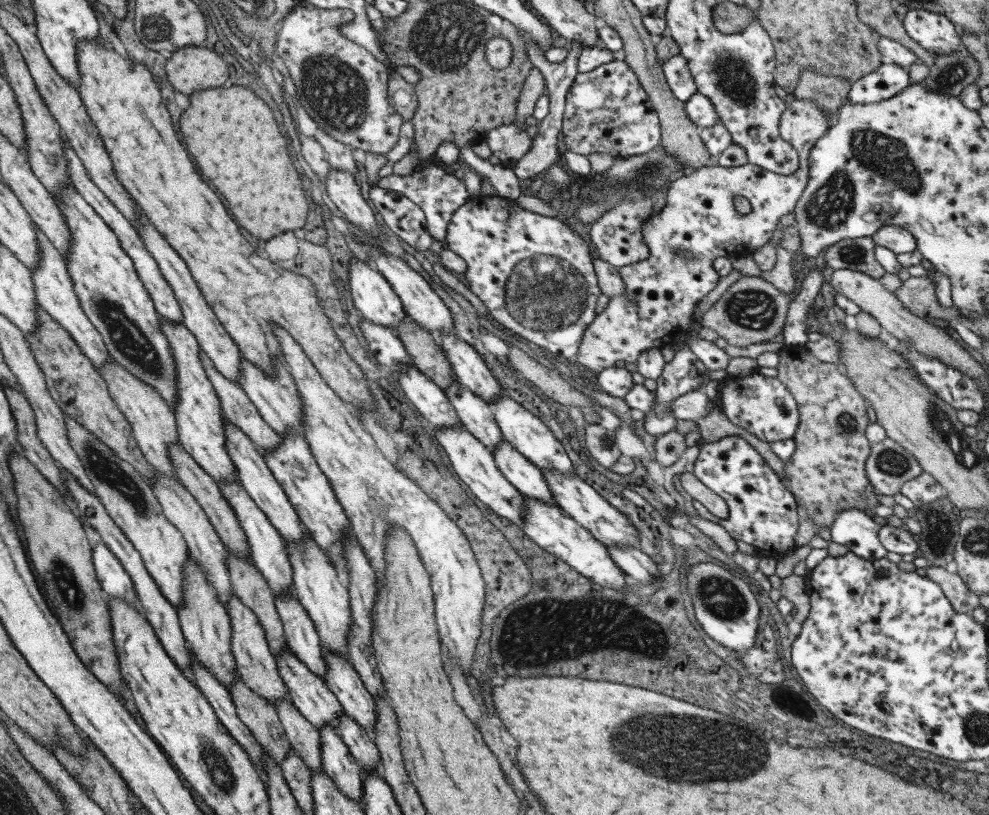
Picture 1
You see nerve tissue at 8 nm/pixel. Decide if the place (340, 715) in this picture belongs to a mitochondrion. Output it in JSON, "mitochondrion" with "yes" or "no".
{"mitochondrion":"no"}

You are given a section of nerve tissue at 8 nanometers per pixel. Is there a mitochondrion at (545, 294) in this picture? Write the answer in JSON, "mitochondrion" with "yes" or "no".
{"mitochondrion":"yes"}

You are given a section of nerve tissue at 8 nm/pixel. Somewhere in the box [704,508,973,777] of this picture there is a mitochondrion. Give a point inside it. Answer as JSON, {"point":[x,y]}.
{"point":[940,536]}

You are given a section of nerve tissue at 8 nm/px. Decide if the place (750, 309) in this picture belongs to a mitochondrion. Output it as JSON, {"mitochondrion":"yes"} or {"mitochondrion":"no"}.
{"mitochondrion":"yes"}

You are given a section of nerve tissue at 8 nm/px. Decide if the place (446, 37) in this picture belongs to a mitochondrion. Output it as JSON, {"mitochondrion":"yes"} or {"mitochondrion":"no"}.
{"mitochondrion":"yes"}

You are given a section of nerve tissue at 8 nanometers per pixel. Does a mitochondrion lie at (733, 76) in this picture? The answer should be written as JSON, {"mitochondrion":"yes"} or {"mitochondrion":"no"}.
{"mitochondrion":"yes"}

